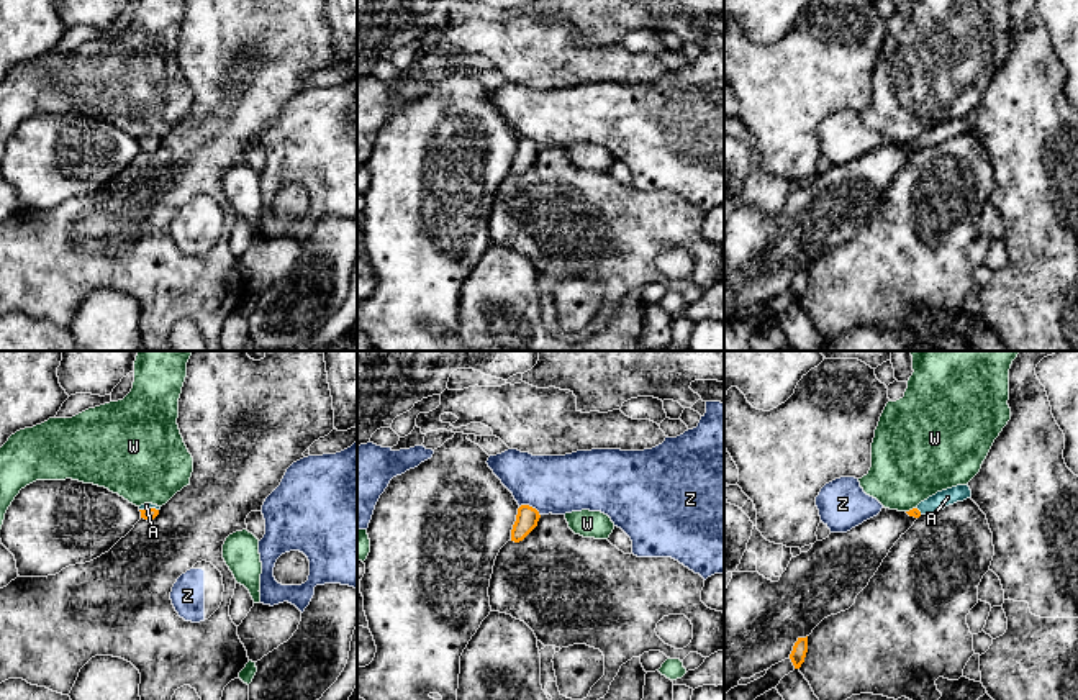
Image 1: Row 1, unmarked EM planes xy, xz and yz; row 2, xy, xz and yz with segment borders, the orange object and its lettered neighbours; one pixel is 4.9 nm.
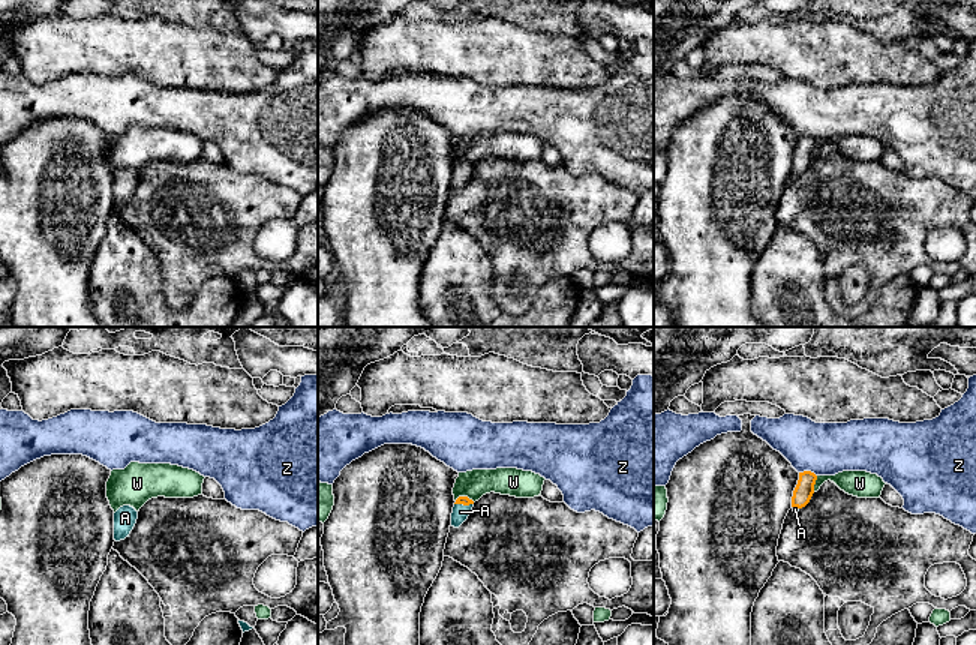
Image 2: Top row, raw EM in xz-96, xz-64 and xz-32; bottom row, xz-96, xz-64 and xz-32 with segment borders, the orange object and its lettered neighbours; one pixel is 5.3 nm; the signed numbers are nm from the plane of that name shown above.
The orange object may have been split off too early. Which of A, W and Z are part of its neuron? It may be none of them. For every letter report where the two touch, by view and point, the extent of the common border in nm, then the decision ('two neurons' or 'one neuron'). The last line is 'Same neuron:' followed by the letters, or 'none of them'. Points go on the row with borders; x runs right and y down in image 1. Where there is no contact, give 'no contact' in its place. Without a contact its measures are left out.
A: meets orange in xy at (149, 509); contact 100 nm long; one neuron
W: meets orange in yz at (910, 510); contact 50 nm long; two neurons
Z: meets orange in xz at (531, 507); contact 120 nm long; two neurons
Same neuron: A

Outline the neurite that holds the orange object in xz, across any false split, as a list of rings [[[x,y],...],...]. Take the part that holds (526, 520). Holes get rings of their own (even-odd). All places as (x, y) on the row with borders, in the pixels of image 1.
[[[521,505],[511,530],[511,541],[523,541],[537,526],[539,518],[541,515],[536,508]]]

